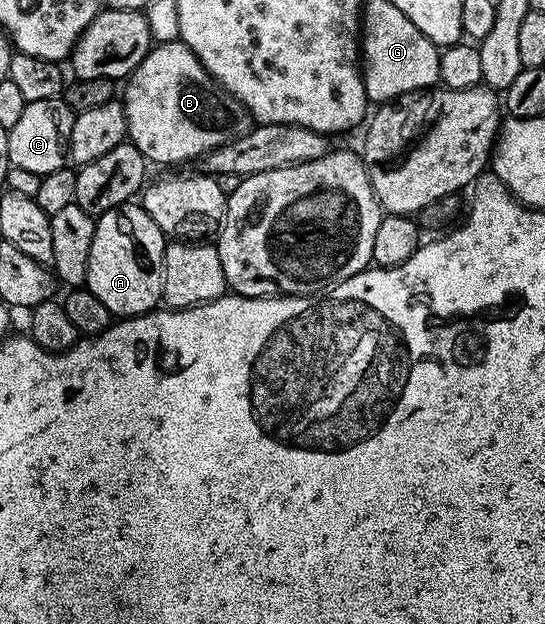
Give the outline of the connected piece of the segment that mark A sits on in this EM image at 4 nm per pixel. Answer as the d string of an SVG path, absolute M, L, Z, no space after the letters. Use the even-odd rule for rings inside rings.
M135 201L125 202L124 205L119 206L118 208L110 208L110 212L106 212L105 214L99 215L99 217L96 218L96 231L94 232L94 244L90 244L90 260L88 261L88 281L86 283L87 290L90 291L91 294L94 296L98 296L98 300L102 300L102 304L106 304L106 308L110 311L110 313L113 314L113 316L131 316L134 314L146 314L149 310L157 309L161 305L162 299L164 297L164 247L166 245L166 234L165 231L160 230L158 228L158 224L154 224L154 220L150 220L150 216L147 212L144 211L143 205L137 204ZM126 226L132 230L132 226L136 226L136 234L142 234L142 246L138 246L138 248L134 248L132 246L132 242L128 242L126 240ZM150 228L154 230L154 234L157 234L158 232L158 258L154 260L154 254L152 254L152 258L148 256L150 252L148 252L148 238L150 238ZM142 252L142 268L138 268L138 264L136 264L136 260L134 260L134 256L136 254L140 254Z

